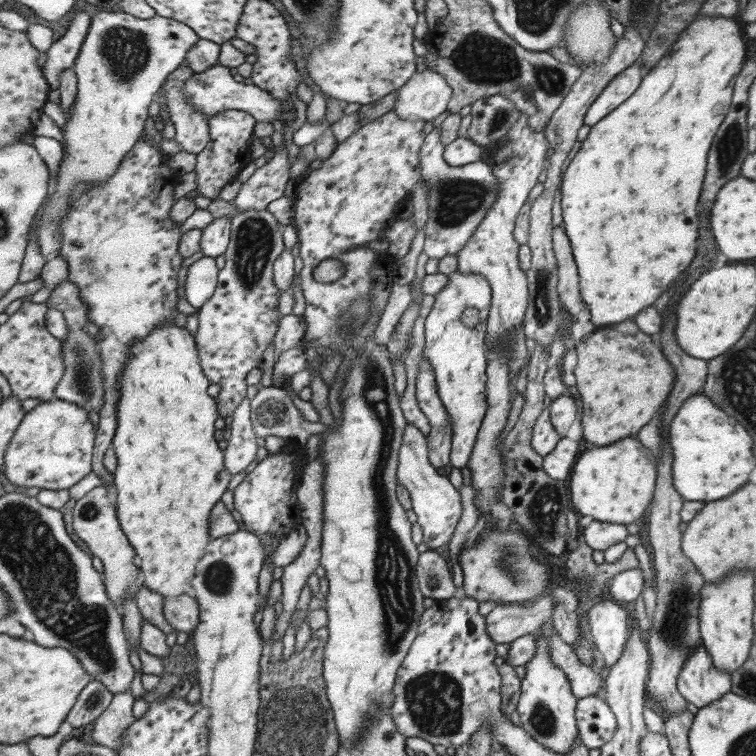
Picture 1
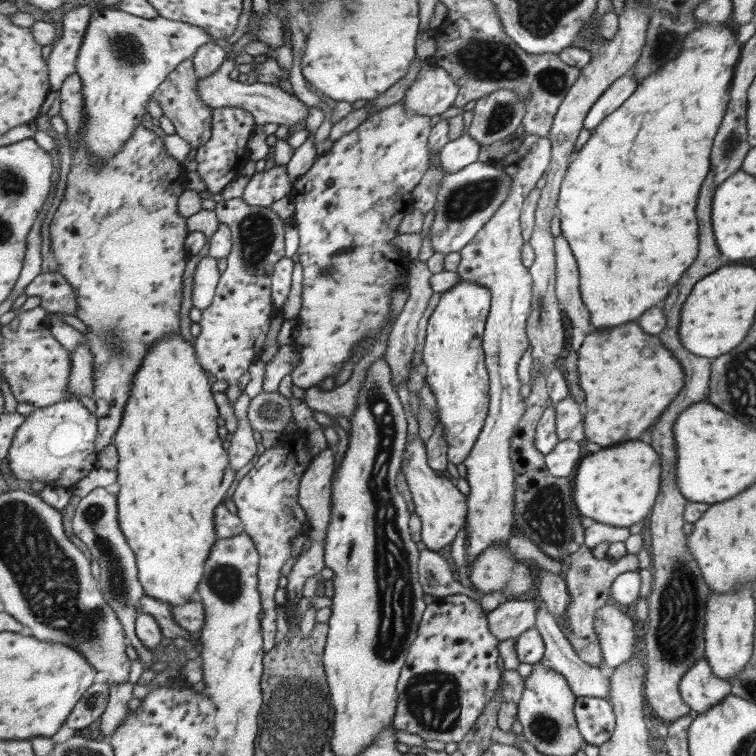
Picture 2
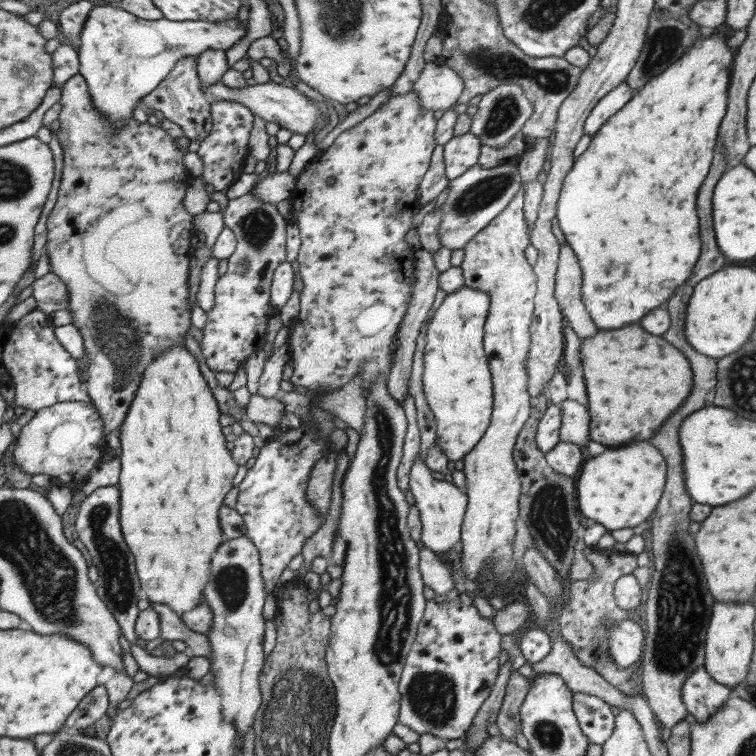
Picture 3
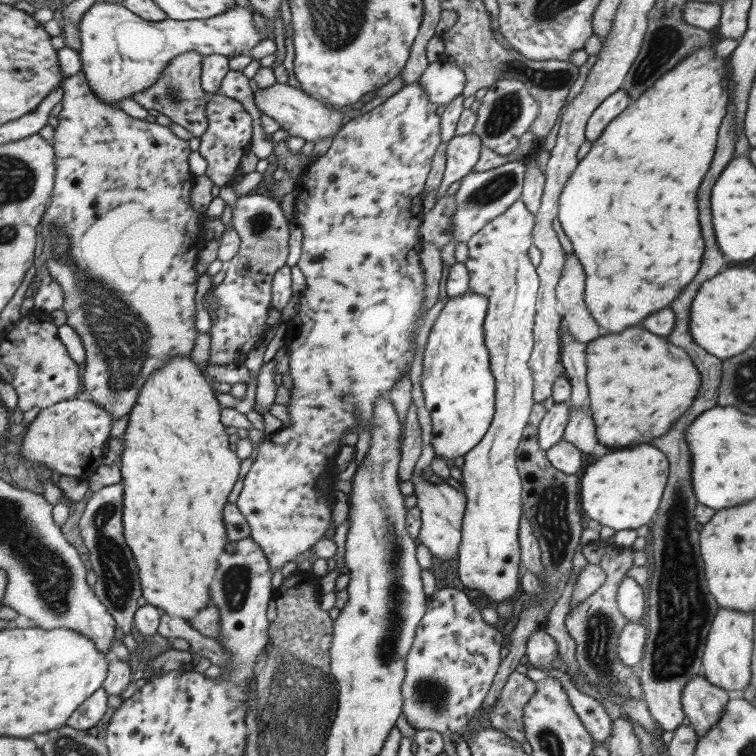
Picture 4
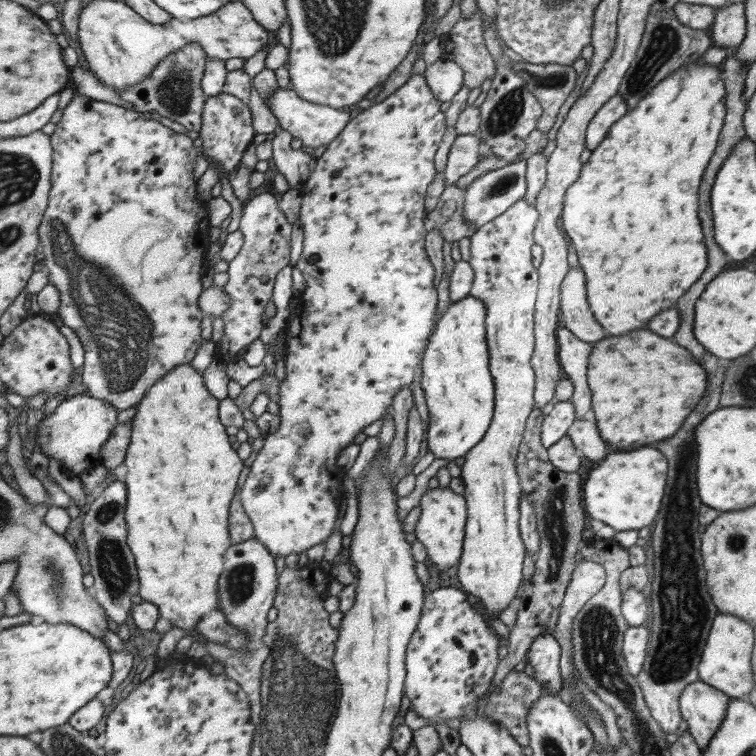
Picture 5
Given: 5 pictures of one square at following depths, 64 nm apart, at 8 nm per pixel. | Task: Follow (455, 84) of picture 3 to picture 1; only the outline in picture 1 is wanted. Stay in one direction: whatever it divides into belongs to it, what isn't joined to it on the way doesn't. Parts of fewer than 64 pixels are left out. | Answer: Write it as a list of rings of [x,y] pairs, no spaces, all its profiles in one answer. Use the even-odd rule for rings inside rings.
[[[423,70],[415,72],[404,86],[399,88],[393,111],[406,121],[430,122],[447,111],[451,88],[439,72]]]

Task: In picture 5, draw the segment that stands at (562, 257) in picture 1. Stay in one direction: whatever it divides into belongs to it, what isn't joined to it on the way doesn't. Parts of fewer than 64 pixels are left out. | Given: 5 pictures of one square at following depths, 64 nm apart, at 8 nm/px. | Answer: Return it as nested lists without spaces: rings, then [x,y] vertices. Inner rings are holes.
[[[576,266],[570,268],[560,285],[560,306],[562,326],[574,333],[587,343],[598,342],[606,338],[604,328],[592,316],[588,302],[586,302],[586,287],[584,286],[584,272]]]

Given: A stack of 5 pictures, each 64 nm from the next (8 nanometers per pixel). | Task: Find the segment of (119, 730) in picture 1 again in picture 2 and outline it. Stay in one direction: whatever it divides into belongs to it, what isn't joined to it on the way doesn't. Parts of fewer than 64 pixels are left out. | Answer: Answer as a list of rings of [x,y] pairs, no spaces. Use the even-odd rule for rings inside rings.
[[[128,680],[110,684],[109,701],[100,717],[100,732],[106,737],[106,741],[129,715],[128,702],[132,700],[132,690],[134,686]]]

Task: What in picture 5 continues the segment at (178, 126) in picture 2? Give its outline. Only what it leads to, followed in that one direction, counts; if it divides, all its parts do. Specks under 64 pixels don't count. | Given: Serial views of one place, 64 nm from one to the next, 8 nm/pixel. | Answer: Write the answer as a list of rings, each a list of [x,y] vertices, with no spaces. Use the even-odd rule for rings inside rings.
[[[197,42],[187,44],[159,62],[152,74],[134,86],[123,88],[118,94],[123,98],[123,104],[132,105],[136,112],[154,110],[164,118],[179,122],[188,131],[200,132],[203,106],[207,99],[201,87],[206,57],[207,54]]]

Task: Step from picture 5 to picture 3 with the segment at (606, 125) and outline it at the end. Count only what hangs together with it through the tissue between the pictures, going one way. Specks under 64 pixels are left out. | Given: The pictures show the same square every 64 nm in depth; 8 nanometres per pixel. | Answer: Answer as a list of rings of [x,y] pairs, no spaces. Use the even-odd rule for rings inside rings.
[[[622,81],[620,85],[605,97],[602,97],[597,105],[590,111],[583,128],[586,135],[590,137],[596,136],[598,130],[602,128],[602,124],[610,118],[610,115],[616,114],[624,104],[632,98],[633,90],[626,81]]]

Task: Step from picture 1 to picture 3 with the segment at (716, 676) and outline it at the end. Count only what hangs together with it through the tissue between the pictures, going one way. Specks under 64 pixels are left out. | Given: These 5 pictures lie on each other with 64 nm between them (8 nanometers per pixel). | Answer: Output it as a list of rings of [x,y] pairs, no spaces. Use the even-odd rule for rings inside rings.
[[[706,668],[694,670],[686,678],[681,688],[683,703],[694,716],[696,723],[709,721],[709,718],[728,700],[732,688],[714,682]]]

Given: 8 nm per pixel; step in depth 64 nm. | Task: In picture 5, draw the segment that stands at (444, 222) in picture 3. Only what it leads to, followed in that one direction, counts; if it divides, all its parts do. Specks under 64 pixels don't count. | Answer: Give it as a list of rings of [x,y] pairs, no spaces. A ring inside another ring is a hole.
[[[522,160],[514,162],[514,164],[502,163],[494,170],[478,176],[466,187],[464,214],[462,214],[465,222],[469,222],[479,229],[483,224],[506,213],[506,210],[509,210],[510,206],[513,206],[516,202],[523,201],[527,190],[526,170],[527,162]]]

